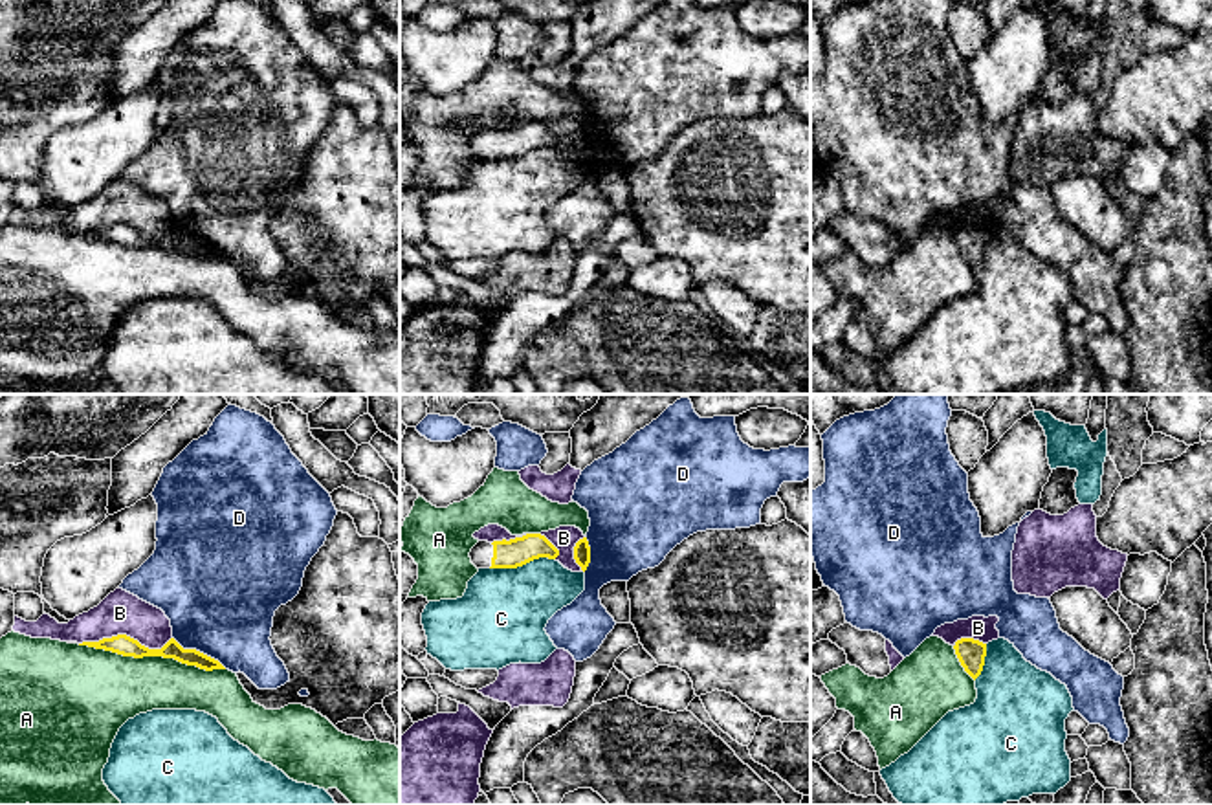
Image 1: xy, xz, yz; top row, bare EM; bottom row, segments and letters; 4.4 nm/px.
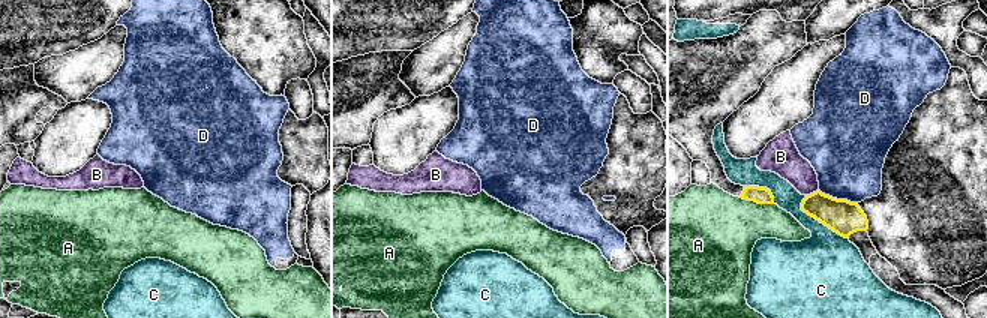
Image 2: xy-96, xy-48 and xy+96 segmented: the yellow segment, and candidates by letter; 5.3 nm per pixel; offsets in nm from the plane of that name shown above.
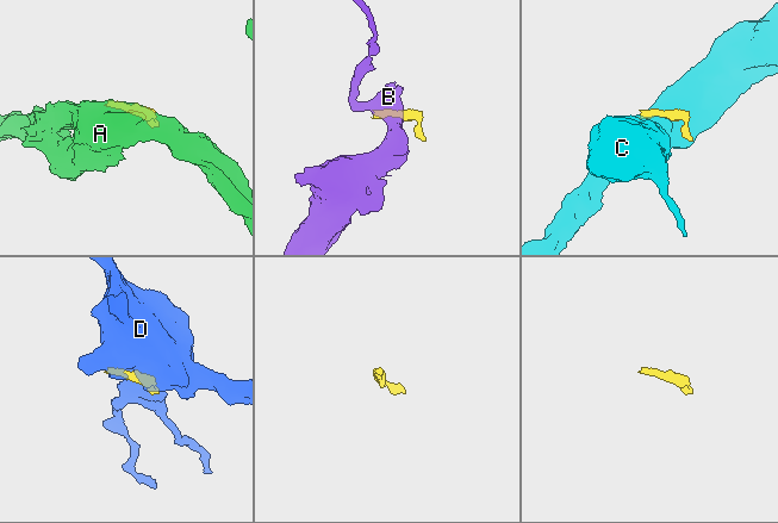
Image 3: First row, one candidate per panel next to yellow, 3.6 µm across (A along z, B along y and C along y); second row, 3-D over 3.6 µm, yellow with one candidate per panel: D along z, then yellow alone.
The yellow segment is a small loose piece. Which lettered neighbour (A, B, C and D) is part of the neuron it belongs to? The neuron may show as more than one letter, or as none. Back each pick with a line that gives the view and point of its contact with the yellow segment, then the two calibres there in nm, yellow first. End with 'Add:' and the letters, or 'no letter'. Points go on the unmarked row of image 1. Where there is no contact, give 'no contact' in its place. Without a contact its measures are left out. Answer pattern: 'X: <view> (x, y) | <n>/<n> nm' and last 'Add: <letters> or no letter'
Add: no letter

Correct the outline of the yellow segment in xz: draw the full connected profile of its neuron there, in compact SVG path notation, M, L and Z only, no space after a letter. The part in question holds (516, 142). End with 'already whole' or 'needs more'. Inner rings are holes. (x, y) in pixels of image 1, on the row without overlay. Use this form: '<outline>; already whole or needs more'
M526 123L515 128L479 130L471 141L471 152L477 158L517 158L534 149L556 149L559 139L541 123Z; needs more

